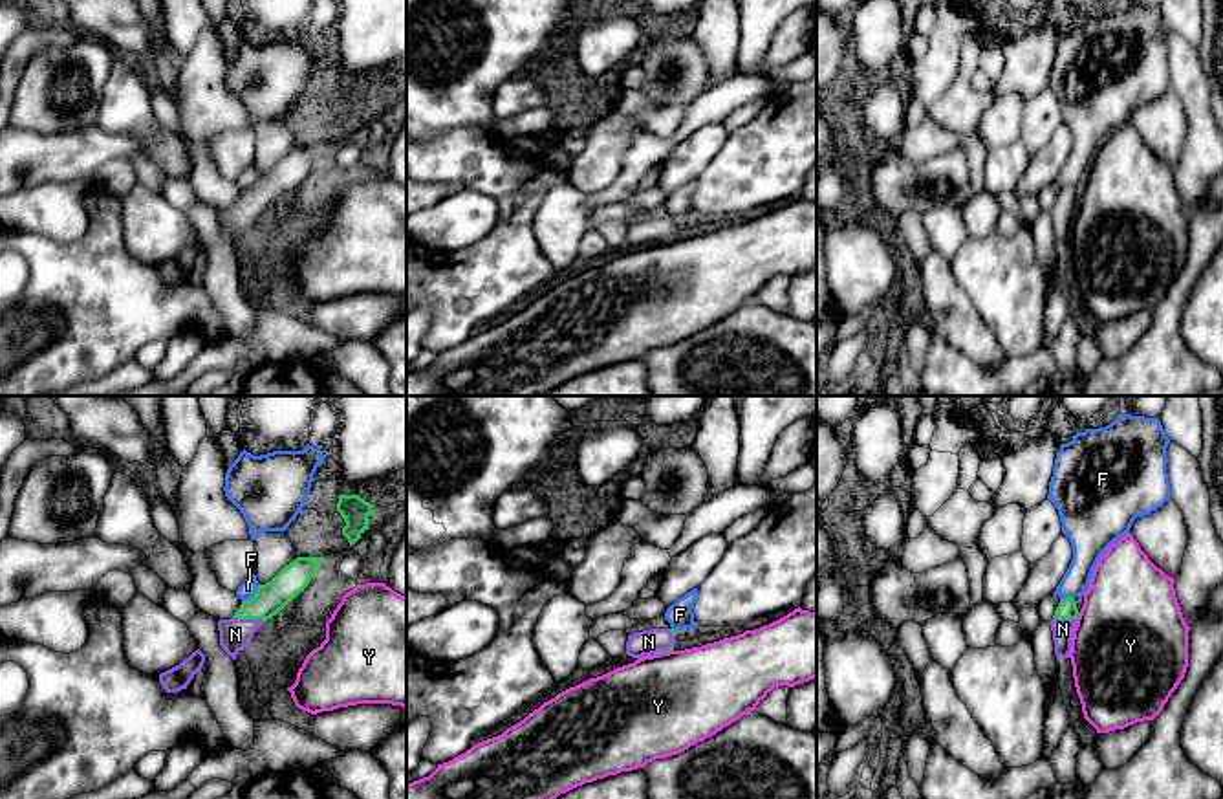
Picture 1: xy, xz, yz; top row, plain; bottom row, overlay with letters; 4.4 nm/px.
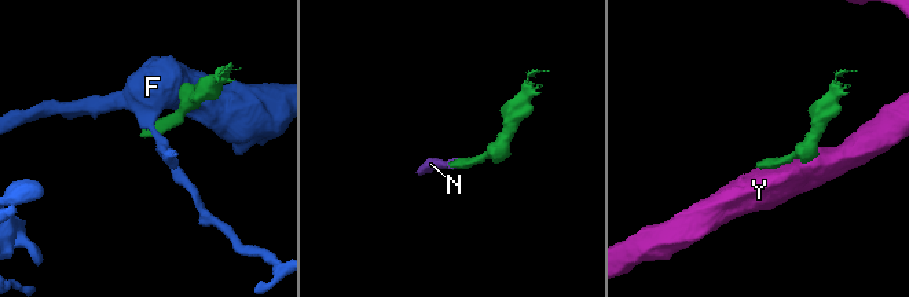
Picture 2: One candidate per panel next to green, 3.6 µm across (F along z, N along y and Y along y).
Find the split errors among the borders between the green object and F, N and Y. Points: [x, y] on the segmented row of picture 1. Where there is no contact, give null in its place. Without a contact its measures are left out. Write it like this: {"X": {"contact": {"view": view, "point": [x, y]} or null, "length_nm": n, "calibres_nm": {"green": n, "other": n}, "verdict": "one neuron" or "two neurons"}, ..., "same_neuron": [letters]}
{"F": {"contact": {"view": "xy", "point": [253, 596]}, "length_nm": 110, "calibres_nm": {"green": 140, "other": 80}, "verdict": "two neurons"}, "N": {"contact": {"view": "xy", "point": [249, 618]}, "length_nm": 150, "calibres_nm": {"green": 140, "other": 140}, "verdict": "one neuron"}, "Y": {"contact": {"view": "yz", "point": [1077, 616]}, "length_nm": 40, "calibres_nm": {"green": 90, "other": 500}, "verdict": "two neurons"}, "same_neuron": ["N"]}

